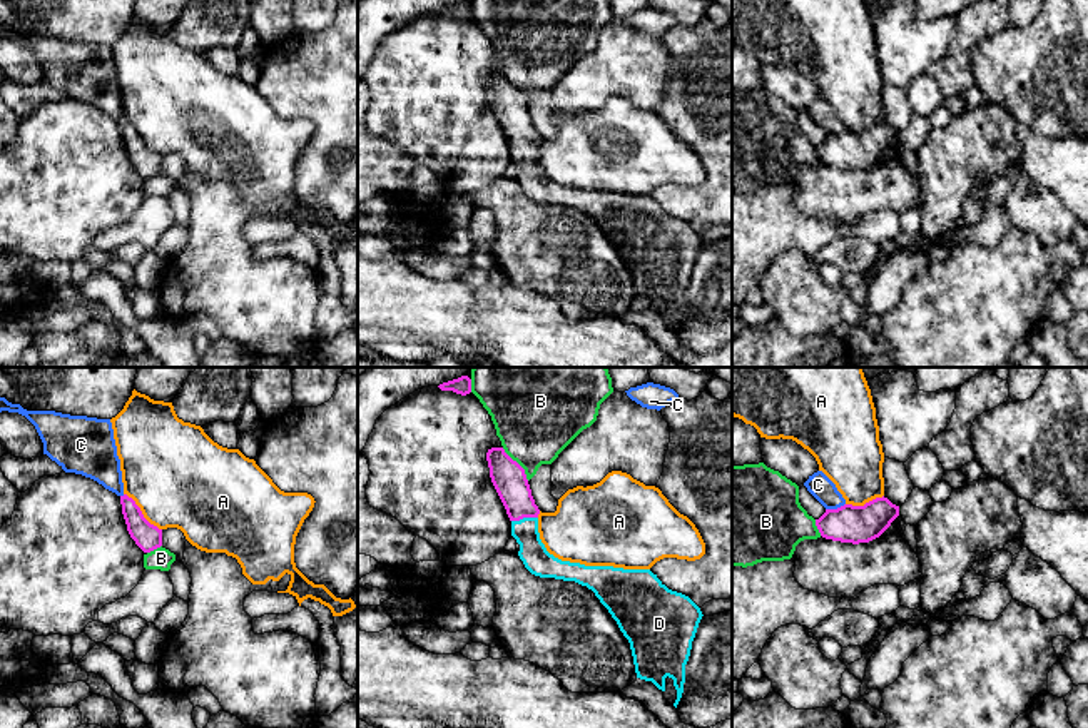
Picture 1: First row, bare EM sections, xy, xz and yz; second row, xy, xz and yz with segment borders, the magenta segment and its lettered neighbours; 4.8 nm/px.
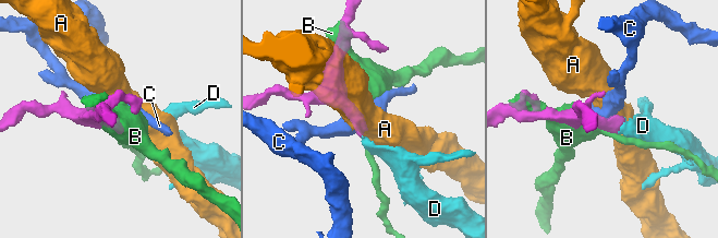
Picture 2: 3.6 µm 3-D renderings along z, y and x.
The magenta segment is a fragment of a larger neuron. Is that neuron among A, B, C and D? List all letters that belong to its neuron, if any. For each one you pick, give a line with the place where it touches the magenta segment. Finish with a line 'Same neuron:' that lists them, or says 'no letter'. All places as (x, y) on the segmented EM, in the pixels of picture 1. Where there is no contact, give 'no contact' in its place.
D: xz (523, 516)
Same neuron: D

